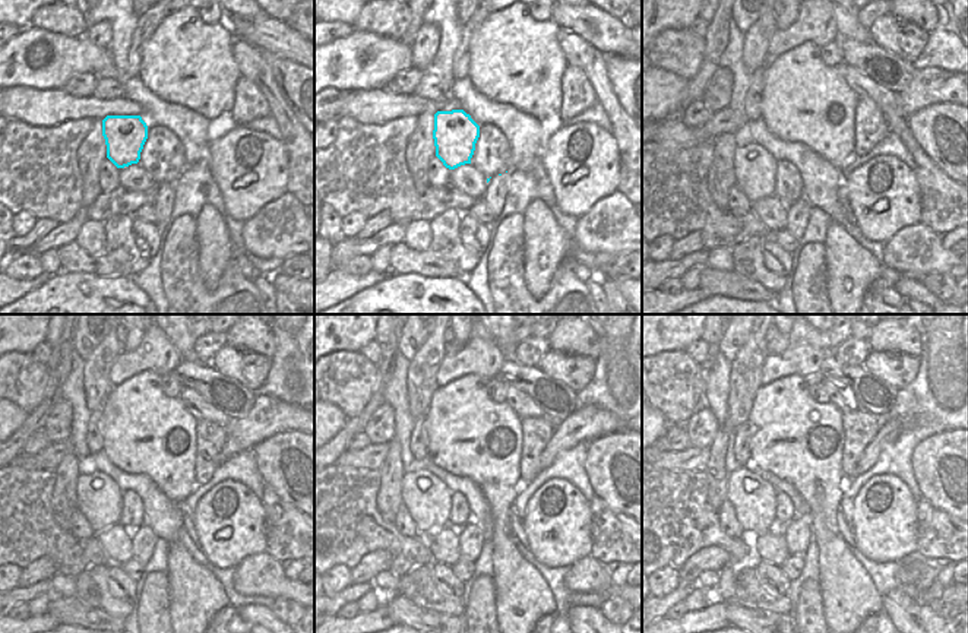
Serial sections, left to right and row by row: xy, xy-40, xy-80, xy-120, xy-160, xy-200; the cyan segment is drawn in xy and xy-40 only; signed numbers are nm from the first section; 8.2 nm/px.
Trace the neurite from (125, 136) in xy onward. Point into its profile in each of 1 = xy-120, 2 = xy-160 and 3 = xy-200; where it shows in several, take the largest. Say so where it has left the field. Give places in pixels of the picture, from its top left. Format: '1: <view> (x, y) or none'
1: xy-120 (100, 487)
2: xy-160 (426, 489)
3: xy-200 (752, 493)

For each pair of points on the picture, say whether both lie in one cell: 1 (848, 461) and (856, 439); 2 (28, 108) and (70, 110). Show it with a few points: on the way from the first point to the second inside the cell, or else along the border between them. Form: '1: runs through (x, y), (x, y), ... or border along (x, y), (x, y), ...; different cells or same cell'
1: runs through (848, 455), (854, 445); same cell
2: runs through (38, 108), (60, 108); same cell

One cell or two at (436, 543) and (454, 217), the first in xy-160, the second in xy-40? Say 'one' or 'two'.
one

